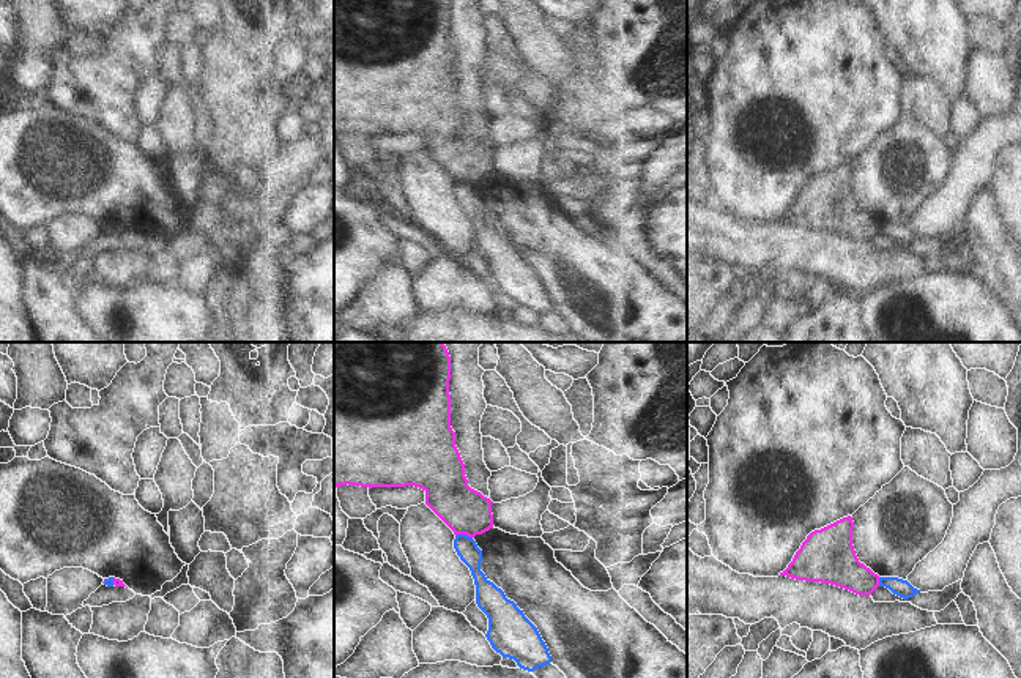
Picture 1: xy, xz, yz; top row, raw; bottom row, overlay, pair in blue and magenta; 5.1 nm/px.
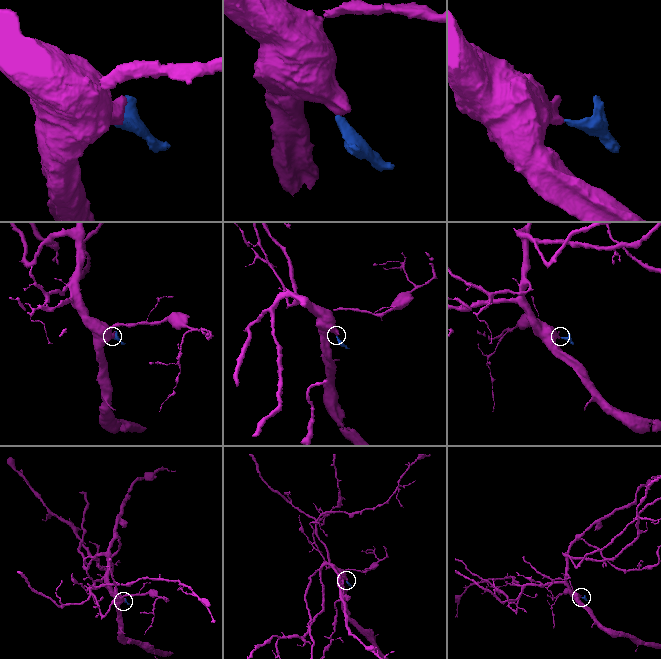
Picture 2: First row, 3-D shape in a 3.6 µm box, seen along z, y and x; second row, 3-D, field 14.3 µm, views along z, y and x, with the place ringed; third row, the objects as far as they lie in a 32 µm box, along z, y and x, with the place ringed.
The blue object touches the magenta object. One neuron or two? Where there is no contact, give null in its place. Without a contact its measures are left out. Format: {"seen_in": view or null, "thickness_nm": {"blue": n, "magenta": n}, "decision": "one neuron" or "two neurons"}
{"seen_in": "xz", "thickness_nm": {"blue": 110, "magenta": 240}, "decision": "two neurons"}

